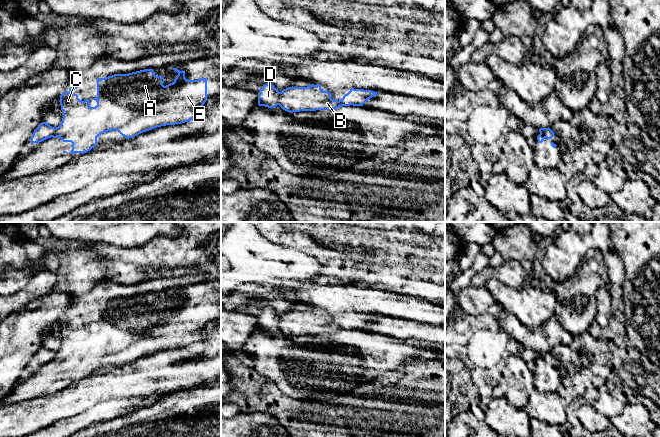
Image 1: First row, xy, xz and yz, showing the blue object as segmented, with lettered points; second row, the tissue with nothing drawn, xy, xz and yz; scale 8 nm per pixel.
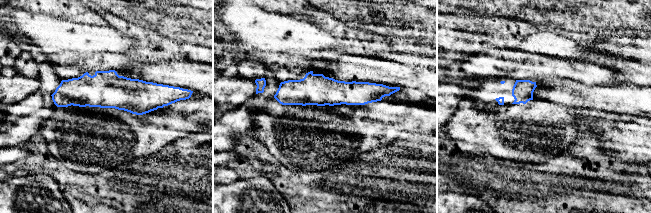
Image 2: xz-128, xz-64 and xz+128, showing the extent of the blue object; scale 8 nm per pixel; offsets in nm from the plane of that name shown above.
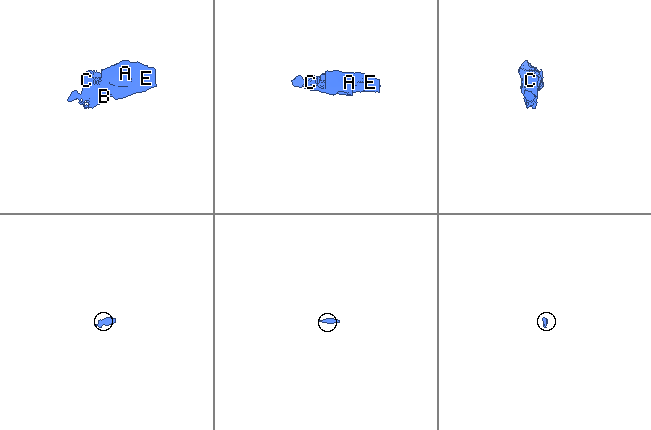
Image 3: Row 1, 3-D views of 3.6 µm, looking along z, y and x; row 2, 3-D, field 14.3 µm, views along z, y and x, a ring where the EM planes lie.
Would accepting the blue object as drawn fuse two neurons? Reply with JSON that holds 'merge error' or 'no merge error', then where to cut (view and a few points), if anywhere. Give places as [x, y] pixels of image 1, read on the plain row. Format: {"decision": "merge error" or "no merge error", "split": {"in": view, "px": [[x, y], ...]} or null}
{"decision": "merge error", "split": {"in": "xz", "px": [[280, 316], [277, 328]]}}

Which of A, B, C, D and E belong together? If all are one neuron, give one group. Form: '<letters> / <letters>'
A B C E / D

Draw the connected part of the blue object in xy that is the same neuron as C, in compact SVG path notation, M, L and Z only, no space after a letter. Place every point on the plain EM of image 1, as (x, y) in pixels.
M173 292L178 297L173 307L166 310L162 308L162 300L156 300L153 293L144 293L128 298L114 298L105 302L97 303L97 321L93 322L97 326L95 331L89 330L89 323L82 325L78 319L72 317L79 311L79 304L73 304L70 308L69 316L60 319L60 329L62 334L62 346L56 351L53 362L59 361L63 366L71 366L71 377L86 377L97 370L97 361L104 356L116 354L126 363L133 362L143 356L166 349L181 348L191 343L201 340L201 331L207 325L207 303L187 304L185 295Z

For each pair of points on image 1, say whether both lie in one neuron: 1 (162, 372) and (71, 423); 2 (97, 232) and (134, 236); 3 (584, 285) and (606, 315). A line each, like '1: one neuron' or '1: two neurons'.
1: two neurons
2: one neuron
3: two neurons

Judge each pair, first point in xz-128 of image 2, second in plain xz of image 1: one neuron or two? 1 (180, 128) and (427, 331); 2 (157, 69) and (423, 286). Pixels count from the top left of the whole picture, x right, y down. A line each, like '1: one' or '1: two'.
1: two
2: two

